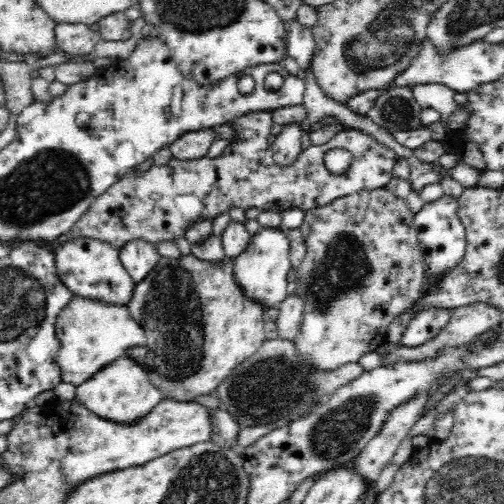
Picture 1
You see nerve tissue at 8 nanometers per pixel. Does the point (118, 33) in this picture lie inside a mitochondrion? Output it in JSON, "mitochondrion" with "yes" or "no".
{"mitochondrion":"no"}

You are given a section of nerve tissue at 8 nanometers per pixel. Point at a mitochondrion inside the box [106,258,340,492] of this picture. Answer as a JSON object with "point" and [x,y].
{"point":[269,387]}

